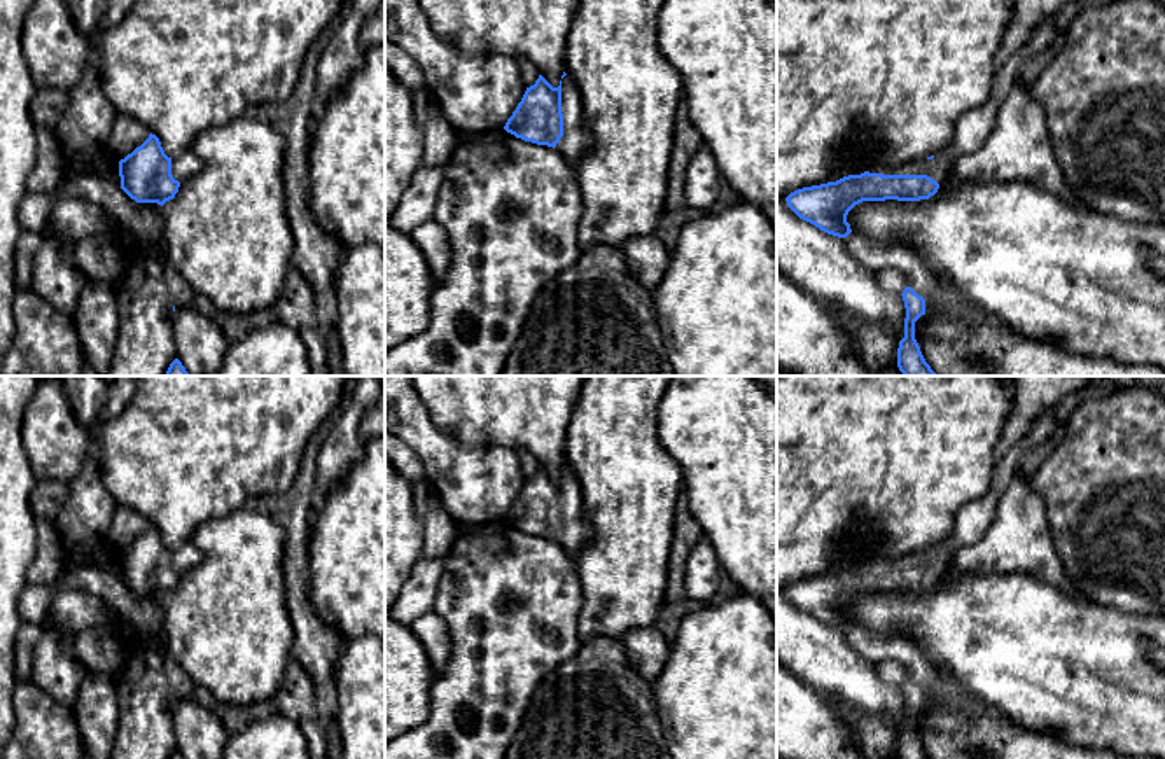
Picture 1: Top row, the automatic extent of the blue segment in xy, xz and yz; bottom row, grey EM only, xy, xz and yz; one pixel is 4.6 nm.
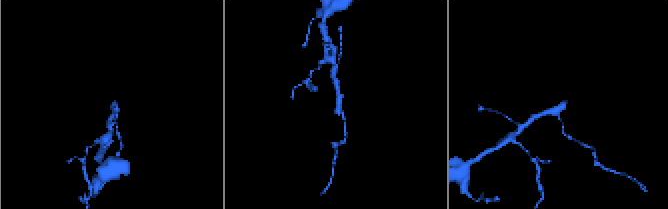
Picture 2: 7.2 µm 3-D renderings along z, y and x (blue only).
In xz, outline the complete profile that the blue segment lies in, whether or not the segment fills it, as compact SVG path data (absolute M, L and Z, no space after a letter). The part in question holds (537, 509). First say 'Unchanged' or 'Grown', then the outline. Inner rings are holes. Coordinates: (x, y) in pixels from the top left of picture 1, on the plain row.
Grown. M565 463L558 479L539 467L504 521L525 533L558 540L570 556L582 551L593 537L593 526L582 514L579 481Z

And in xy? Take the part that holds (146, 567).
Grown. M156 526L119 553L121 581L136 595L164 596L189 568L203 561L203 553L189 540L168 549Z

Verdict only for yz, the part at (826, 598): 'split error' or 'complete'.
split error

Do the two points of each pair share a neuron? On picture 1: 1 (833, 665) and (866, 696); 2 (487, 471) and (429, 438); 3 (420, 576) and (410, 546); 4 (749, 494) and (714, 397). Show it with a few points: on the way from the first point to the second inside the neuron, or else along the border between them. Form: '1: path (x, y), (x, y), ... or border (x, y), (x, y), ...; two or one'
1: path (842, 672), (858, 688); one
2: path (473, 471), (462, 471), (443, 452); one
3: border (424, 557), (415, 564), (403, 586); two
4: path (749, 469), (749, 432), (739, 422); one

